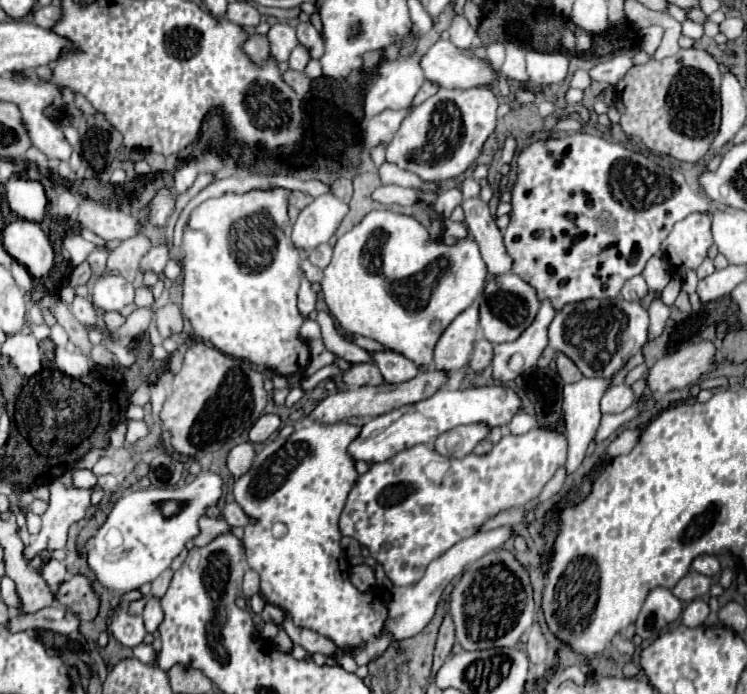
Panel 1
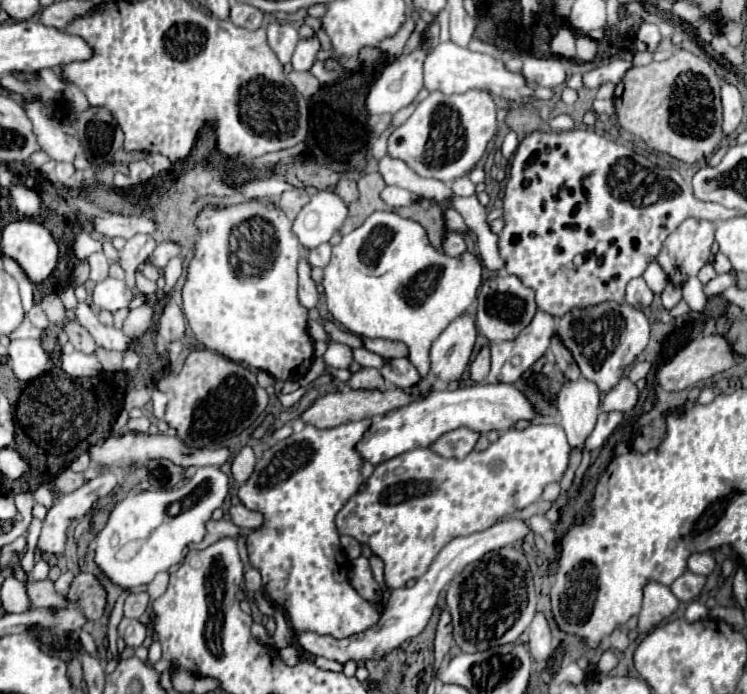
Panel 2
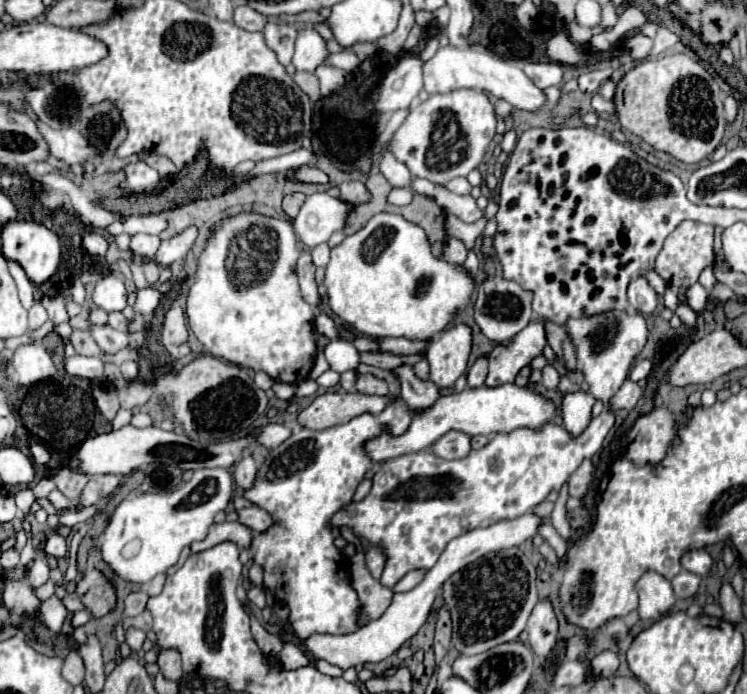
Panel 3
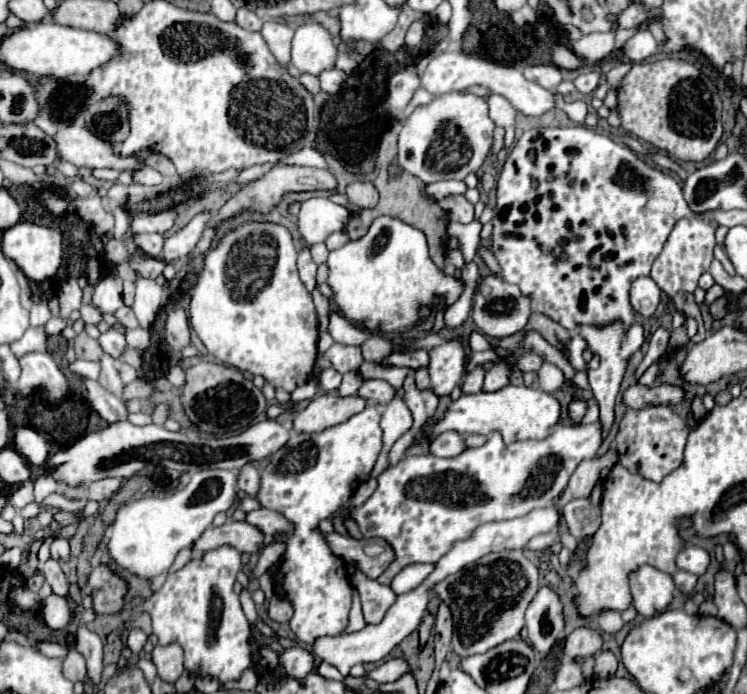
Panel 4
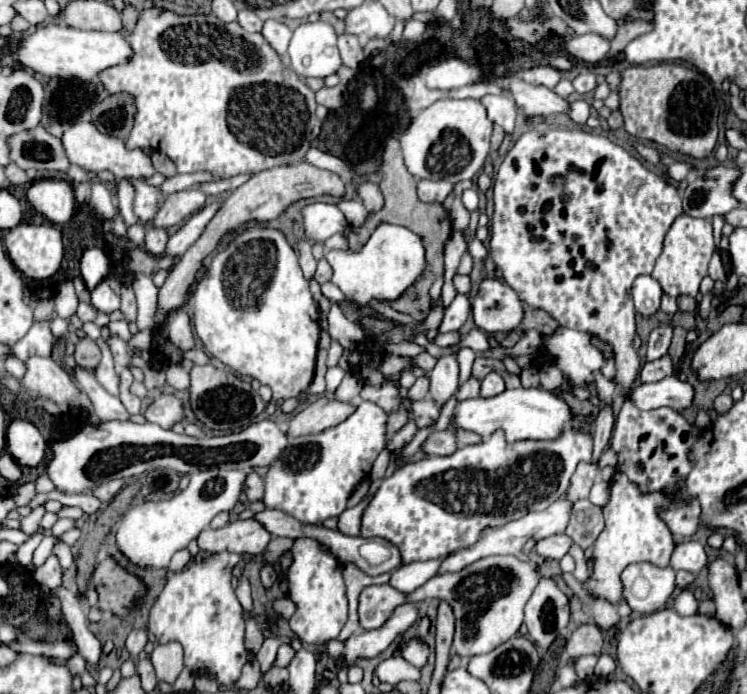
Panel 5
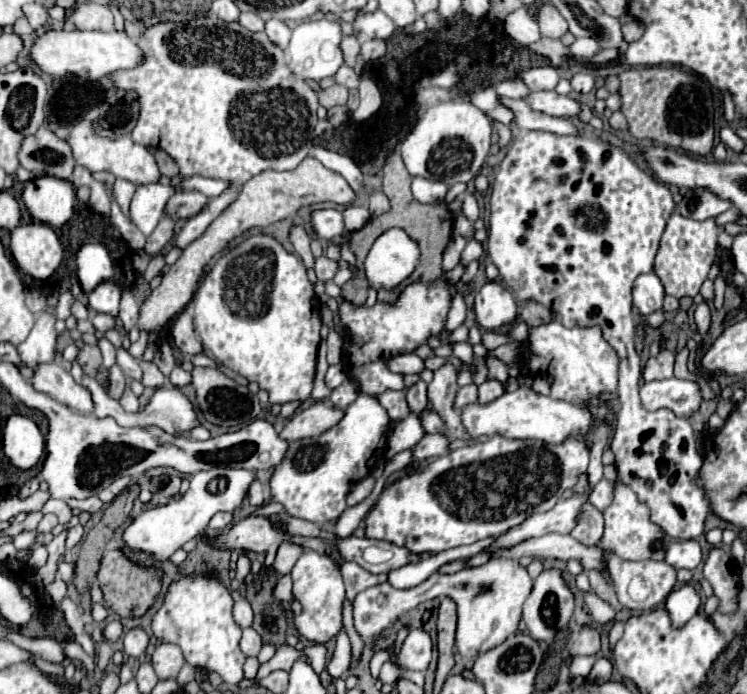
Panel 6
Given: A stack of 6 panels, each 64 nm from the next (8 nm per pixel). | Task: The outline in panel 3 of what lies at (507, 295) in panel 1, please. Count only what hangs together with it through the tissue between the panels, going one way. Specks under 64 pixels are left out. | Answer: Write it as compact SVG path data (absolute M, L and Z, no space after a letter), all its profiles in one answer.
M488 276L476 286L474 320L480 330L496 344L512 340L532 320L532 292L526 292L518 282L502 276Z

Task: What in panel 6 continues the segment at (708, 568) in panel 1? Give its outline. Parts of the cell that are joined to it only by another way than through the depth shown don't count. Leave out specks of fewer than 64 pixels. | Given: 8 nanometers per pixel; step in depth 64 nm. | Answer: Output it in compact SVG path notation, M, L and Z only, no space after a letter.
M686 540L686 542L672 542L668 544L668 554L666 562L674 566L676 570L688 568L694 570L702 562L702 550L696 540Z

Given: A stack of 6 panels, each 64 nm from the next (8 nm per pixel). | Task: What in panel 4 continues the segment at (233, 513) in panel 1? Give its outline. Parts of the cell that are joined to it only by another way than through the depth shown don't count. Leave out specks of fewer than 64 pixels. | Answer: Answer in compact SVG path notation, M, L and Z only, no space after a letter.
M266 508L246 512L246 522L256 526L262 534L266 534L266 540L270 540L278 532L290 530L290 522L282 514L278 514L274 510L266 510Z

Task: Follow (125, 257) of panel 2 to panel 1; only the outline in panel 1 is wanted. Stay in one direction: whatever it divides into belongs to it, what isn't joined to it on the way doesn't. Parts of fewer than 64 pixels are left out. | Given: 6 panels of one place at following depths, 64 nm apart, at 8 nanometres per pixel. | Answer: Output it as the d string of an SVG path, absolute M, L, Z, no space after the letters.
M136 234L134 238L124 240L118 248L114 248L112 252L108 252L108 260L106 260L106 272L118 270L126 280L134 280L136 272L138 272L138 260L150 250L150 240L142 234Z

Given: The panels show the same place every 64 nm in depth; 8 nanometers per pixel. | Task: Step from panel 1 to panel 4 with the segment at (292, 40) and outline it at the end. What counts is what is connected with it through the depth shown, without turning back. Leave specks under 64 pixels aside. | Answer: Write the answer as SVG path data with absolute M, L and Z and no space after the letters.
M268 20L262 28L262 36L268 44L268 48L272 50L272 54L276 56L276 60L284 66L290 64L290 44L294 38L294 28L290 28L284 22L276 22L276 20Z

